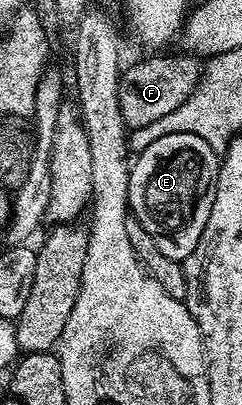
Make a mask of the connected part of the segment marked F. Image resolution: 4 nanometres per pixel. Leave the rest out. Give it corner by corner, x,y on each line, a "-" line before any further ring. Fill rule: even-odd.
153,53
150,59
141,59
124,68
121,72
121,88
119,89
119,109
129,129
148,129
167,117
167,113
175,113
179,105
197,88
203,74
203,63
192,53
181,55
165,55
169,53

